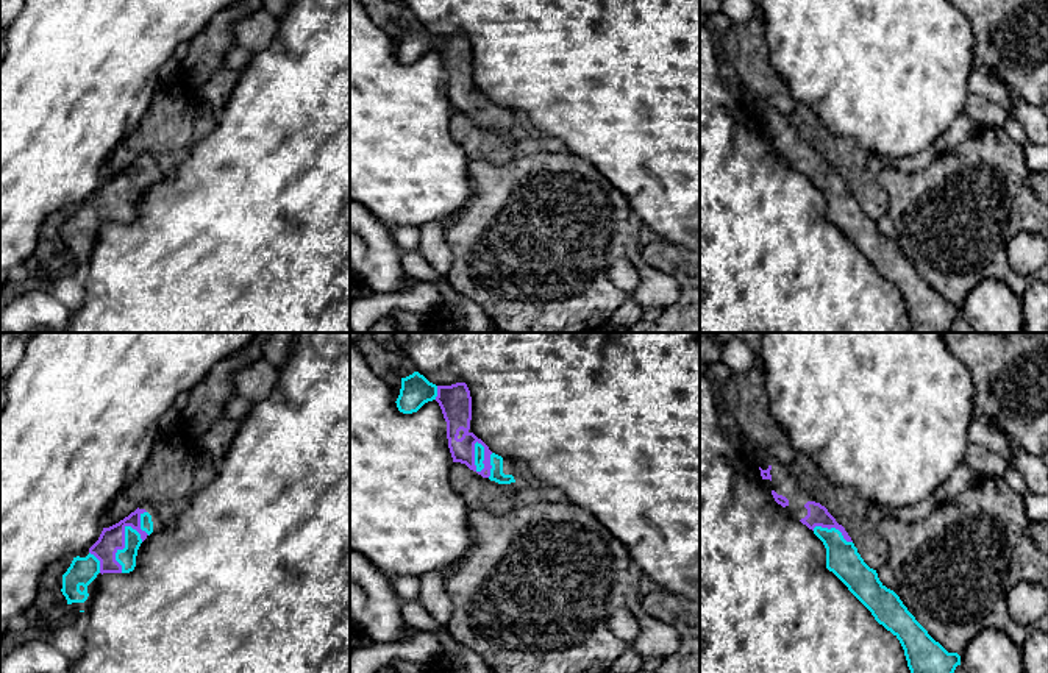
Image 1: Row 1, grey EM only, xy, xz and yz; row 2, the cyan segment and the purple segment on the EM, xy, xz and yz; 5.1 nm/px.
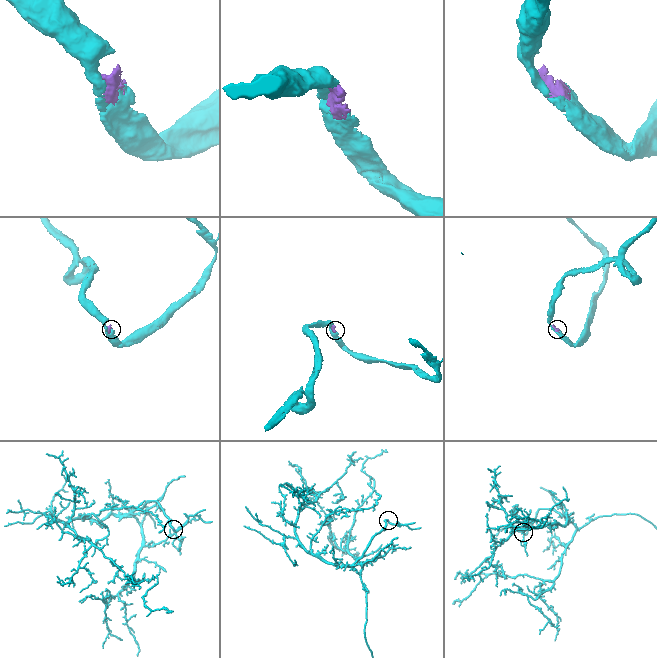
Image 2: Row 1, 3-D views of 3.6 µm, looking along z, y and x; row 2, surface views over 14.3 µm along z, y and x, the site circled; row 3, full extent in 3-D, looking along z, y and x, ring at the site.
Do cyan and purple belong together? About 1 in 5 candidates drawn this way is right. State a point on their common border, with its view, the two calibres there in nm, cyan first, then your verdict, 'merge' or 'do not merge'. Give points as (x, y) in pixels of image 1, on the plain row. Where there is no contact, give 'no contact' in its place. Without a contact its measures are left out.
contact xy (124, 199); calibres 100 and 130 nm; merge

